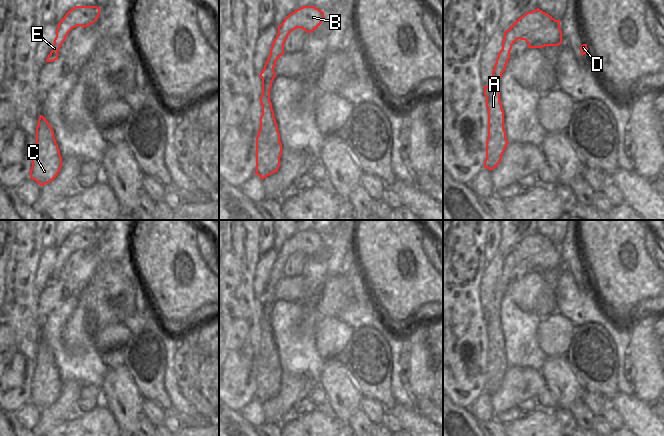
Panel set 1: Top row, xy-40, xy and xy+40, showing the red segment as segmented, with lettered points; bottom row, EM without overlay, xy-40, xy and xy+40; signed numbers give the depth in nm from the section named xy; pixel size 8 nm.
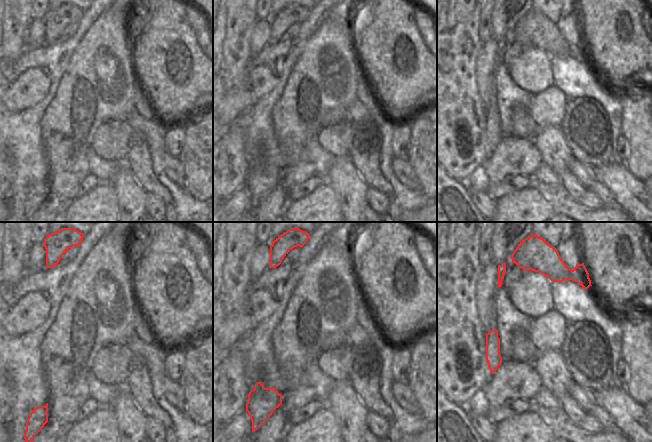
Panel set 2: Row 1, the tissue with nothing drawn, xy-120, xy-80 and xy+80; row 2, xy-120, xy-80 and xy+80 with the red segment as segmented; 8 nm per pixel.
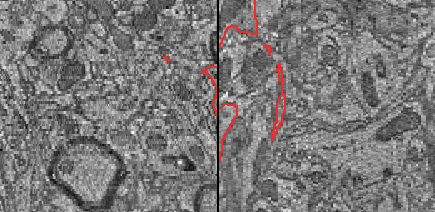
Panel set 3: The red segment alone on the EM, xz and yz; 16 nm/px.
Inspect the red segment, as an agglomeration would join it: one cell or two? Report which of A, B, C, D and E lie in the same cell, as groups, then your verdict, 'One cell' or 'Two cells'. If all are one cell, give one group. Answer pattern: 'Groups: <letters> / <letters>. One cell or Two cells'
Groups: A B C D E. One cell

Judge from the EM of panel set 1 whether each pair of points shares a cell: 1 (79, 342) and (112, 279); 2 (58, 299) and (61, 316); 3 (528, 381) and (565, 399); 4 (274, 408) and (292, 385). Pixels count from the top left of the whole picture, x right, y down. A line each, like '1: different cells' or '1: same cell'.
1: same cell
2: different cells
3: different cells
4: same cell

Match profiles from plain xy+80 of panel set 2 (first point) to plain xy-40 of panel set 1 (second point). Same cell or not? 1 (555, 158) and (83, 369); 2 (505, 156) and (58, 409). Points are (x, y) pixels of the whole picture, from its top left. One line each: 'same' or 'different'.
1: different
2: same

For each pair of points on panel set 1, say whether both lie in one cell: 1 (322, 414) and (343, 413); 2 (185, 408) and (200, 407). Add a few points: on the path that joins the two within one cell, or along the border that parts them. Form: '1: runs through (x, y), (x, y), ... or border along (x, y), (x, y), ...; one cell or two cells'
1: border along (331, 414), (340, 422); two cells
2: border along (179, 389), (196, 413); two cells

